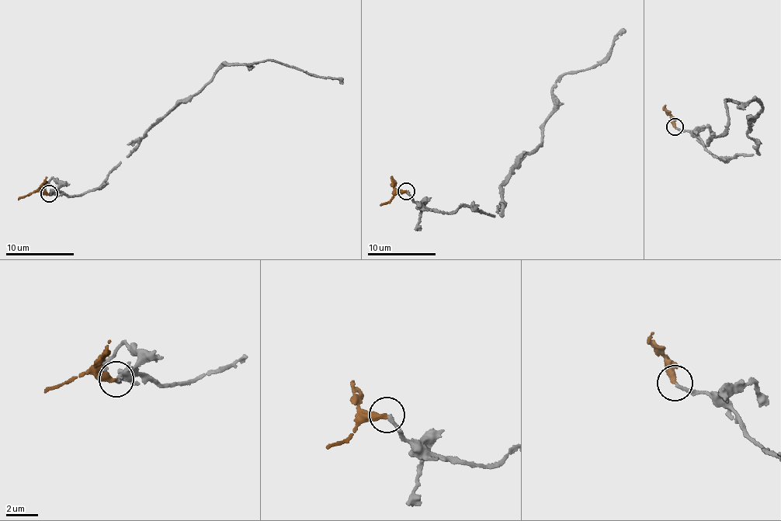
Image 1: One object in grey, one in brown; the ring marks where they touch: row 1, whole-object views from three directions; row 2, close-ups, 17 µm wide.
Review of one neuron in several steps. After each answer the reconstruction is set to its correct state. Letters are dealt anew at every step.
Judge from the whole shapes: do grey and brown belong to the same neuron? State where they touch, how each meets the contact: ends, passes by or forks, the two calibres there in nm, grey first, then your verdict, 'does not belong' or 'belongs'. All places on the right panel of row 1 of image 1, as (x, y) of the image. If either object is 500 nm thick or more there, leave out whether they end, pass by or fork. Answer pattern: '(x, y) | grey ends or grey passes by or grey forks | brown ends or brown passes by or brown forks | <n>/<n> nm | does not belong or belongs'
(675, 126) | grey ends | brown ends | 200/360 nm | belongs

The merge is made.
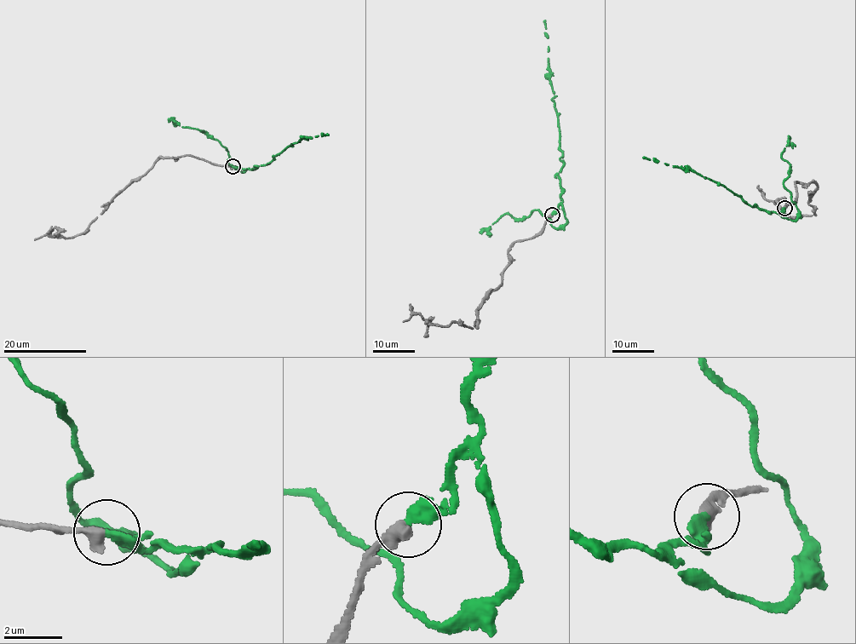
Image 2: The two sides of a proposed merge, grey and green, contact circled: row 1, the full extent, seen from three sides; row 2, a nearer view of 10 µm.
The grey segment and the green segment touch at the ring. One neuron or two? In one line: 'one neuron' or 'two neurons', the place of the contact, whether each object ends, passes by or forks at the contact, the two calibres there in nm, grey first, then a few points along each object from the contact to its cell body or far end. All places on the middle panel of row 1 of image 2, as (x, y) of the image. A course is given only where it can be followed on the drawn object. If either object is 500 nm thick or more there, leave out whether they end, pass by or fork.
one neuron; place (552, 215); grey ends; green ends; calibres 440 and 360 nm; course grey (552, 214), (534, 236), (512, 244), (502, 284), (477, 310), (476, 327), (431, 324), (417, 313), (404, 322); course green (552, 214), (562, 200), (558, 173), (563, 163), (560, 159), (562, 154), (558, 119), (548, 66), (544, 20)

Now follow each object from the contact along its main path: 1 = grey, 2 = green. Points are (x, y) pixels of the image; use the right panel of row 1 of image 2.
1: (784, 208), (795, 198), (795, 181), (812, 181), (818, 186), (809, 193), (814, 215), (796, 218), (762, 193)
2: (784, 208), (779, 213), (759, 209), (703, 175), (653, 158), (643, 157)

